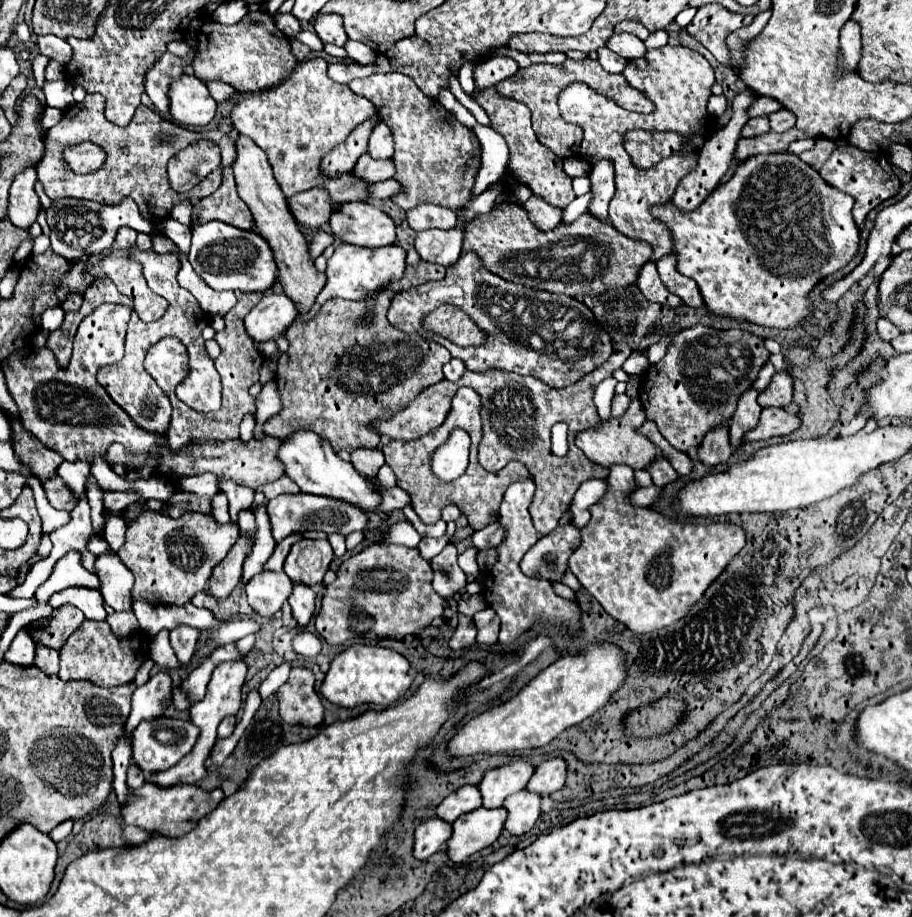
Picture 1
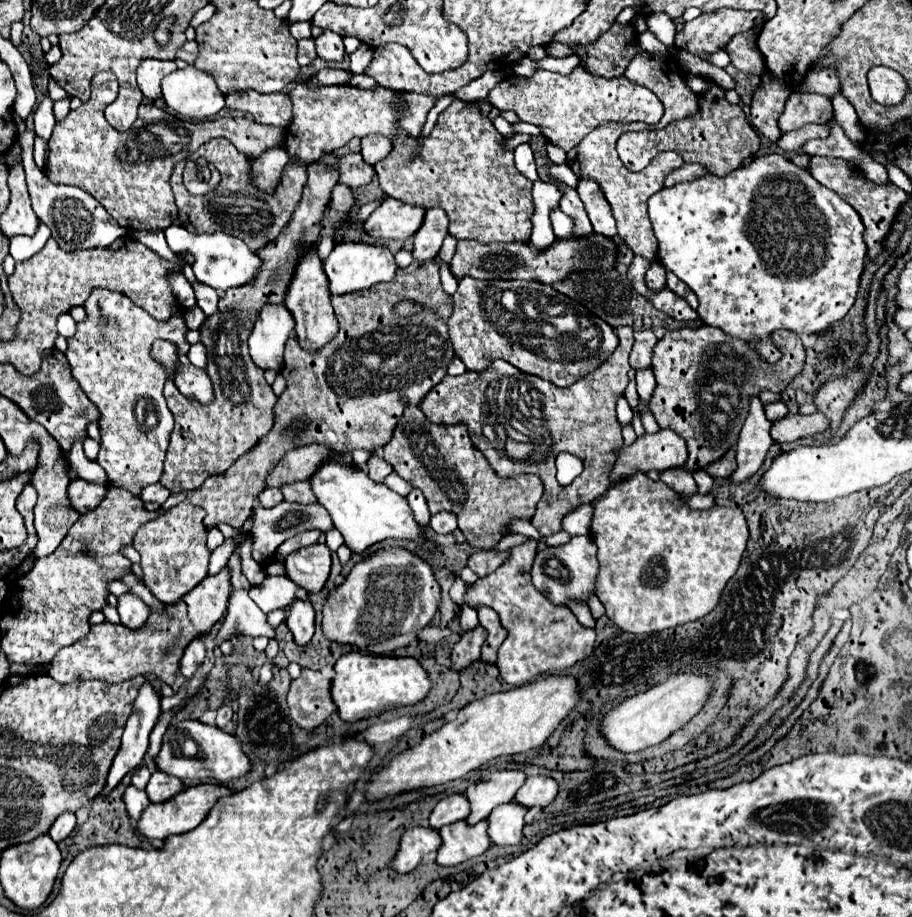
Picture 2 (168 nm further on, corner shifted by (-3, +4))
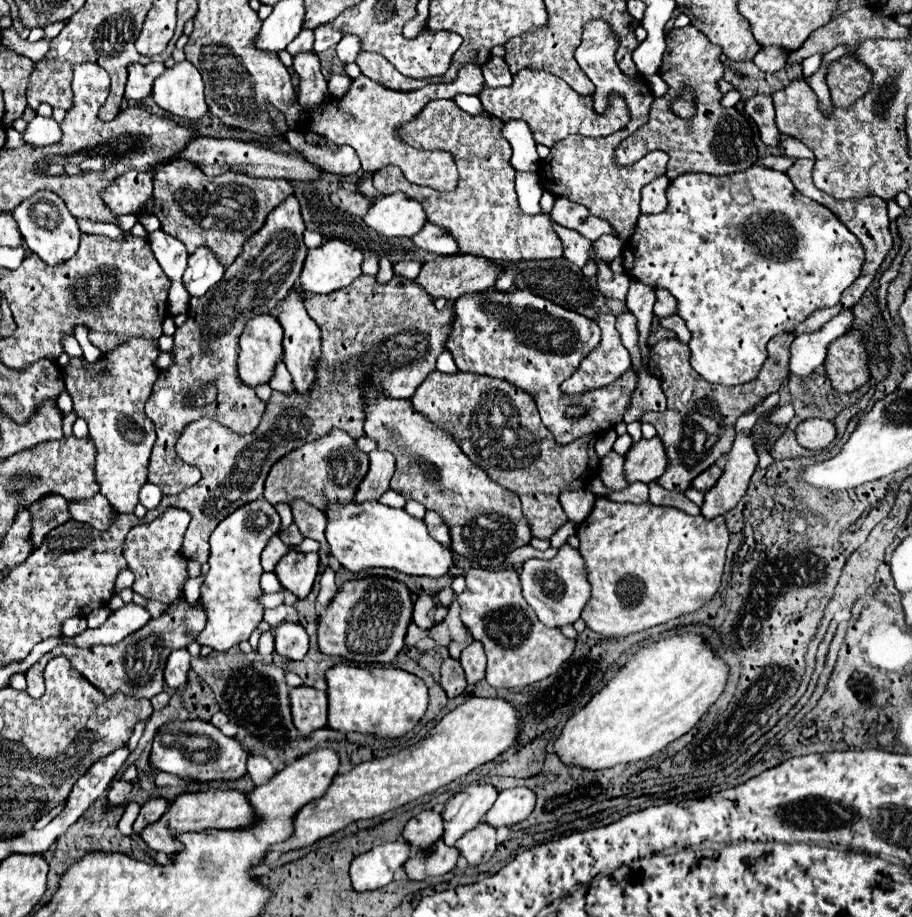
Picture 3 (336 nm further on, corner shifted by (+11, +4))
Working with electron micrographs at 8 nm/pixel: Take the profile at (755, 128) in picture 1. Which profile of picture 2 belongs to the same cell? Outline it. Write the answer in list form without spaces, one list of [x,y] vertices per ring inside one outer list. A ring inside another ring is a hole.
[[[763,76],[763,88],[755,92],[751,102],[751,126],[761,132],[771,142],[777,142],[781,136],[781,130],[777,126],[777,118],[783,112],[785,100],[791,94],[791,88],[783,86],[773,76]]]

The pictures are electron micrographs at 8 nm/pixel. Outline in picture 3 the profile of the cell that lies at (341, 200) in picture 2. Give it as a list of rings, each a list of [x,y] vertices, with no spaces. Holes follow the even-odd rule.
[[[339,188],[335,194],[331,194],[331,200],[337,208],[341,208],[349,214],[355,214],[355,216],[365,216],[367,210],[373,204],[373,200],[367,198],[365,194],[351,192],[351,190],[345,190],[345,188]]]

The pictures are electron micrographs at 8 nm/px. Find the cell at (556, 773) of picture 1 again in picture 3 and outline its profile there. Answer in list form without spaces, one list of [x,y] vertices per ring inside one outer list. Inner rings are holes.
[[[511,788],[499,792],[495,804],[485,814],[485,822],[493,828],[523,822],[535,808],[535,794],[529,788]]]

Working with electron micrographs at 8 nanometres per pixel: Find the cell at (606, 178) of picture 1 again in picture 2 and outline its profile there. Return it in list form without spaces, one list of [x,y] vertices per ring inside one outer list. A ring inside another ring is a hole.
[[[583,180],[577,186],[577,192],[585,204],[587,216],[593,224],[593,230],[597,234],[603,236],[617,236],[617,228],[615,228],[615,218],[611,214],[611,206],[607,204],[603,190],[599,188],[599,184],[595,184],[595,180]]]

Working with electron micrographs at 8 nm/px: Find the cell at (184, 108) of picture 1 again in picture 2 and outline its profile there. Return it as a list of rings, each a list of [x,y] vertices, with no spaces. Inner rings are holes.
[[[195,66],[165,76],[163,98],[169,110],[191,120],[213,118],[225,106],[225,98],[215,80]]]

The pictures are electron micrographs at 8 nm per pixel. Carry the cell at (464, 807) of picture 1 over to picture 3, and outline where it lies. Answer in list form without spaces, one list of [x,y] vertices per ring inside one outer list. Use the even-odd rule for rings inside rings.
[[[425,810],[413,816],[403,830],[405,842],[411,844],[413,850],[423,850],[423,852],[431,850],[441,836],[443,836],[443,820],[433,810]]]

